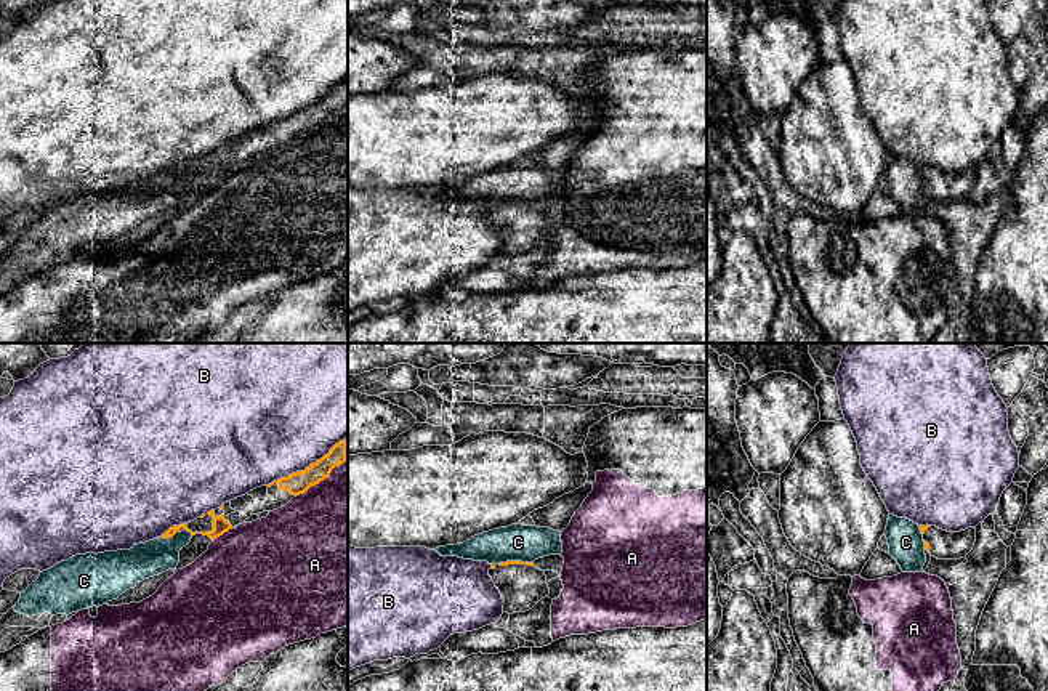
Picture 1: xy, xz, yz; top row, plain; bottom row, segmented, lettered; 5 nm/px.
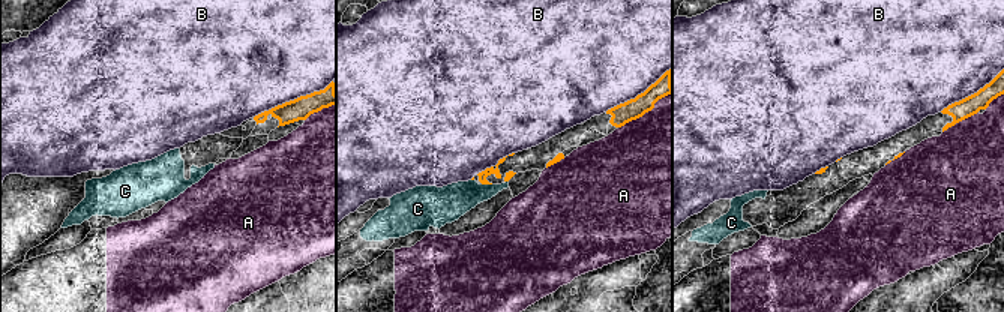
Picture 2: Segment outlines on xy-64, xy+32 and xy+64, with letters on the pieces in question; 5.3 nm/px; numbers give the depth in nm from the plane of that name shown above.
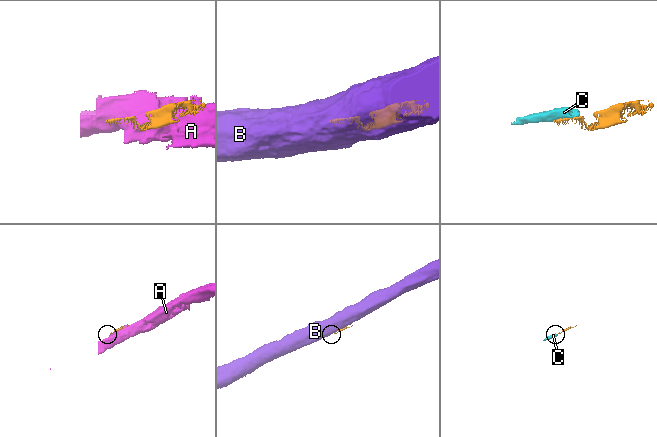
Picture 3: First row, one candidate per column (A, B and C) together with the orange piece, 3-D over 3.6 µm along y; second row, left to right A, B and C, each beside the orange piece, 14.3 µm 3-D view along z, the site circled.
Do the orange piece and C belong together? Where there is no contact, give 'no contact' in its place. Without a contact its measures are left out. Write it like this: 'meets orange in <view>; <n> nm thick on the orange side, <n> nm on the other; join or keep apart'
meets orange in xy; 70 nm thick on the orange side, 180 nm on the other; keep apart

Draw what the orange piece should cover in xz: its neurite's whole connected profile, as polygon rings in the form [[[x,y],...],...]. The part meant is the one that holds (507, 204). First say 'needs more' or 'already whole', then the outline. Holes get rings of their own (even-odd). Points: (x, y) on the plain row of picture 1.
needs more; [[[506,202],[489,210],[495,228],[505,239],[503,253],[526,253],[550,236],[546,216],[534,204]]]

